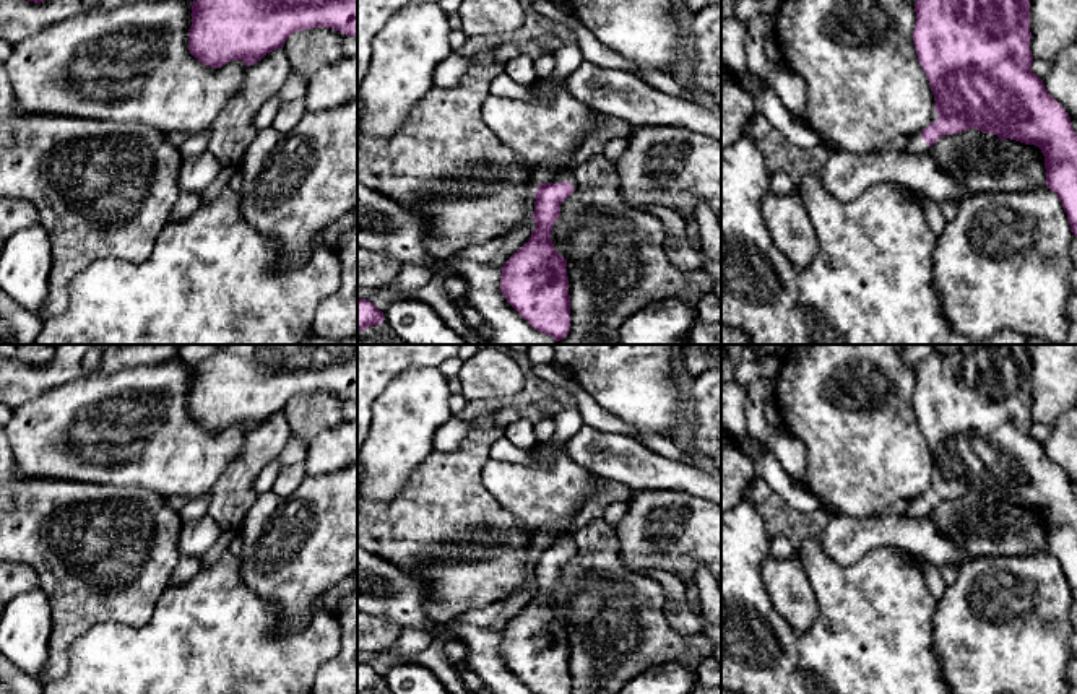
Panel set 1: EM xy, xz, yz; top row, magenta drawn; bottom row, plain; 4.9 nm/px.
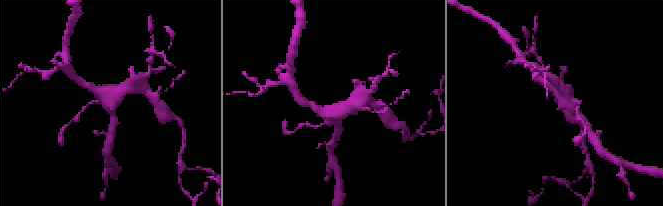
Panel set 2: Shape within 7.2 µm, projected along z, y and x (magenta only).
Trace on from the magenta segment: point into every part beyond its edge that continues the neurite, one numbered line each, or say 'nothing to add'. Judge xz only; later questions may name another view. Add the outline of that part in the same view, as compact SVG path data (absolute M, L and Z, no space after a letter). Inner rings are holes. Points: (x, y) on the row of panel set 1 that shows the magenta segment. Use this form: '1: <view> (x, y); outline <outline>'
1: xz (564, 176); outline M564 169L564 171L551 176L551 179L549 179L547 182L552 182L552 184L570 182L570 184L573 185L573 189L577 190L577 182L575 182L575 177L573 177L573 174L572 174L572 169ZM546 182L546 184L547 184L547 182ZM573 190L573 192L575 192L575 190ZM572 192L572 193L573 193L573 192Z

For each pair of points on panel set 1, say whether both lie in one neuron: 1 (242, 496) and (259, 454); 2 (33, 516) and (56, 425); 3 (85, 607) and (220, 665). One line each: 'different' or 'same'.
1: same
2: different
3: different

